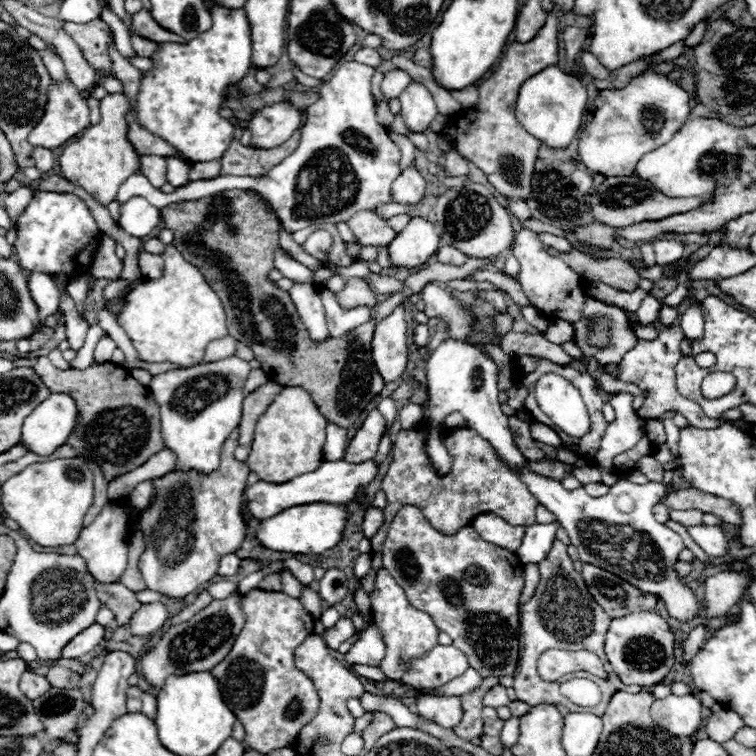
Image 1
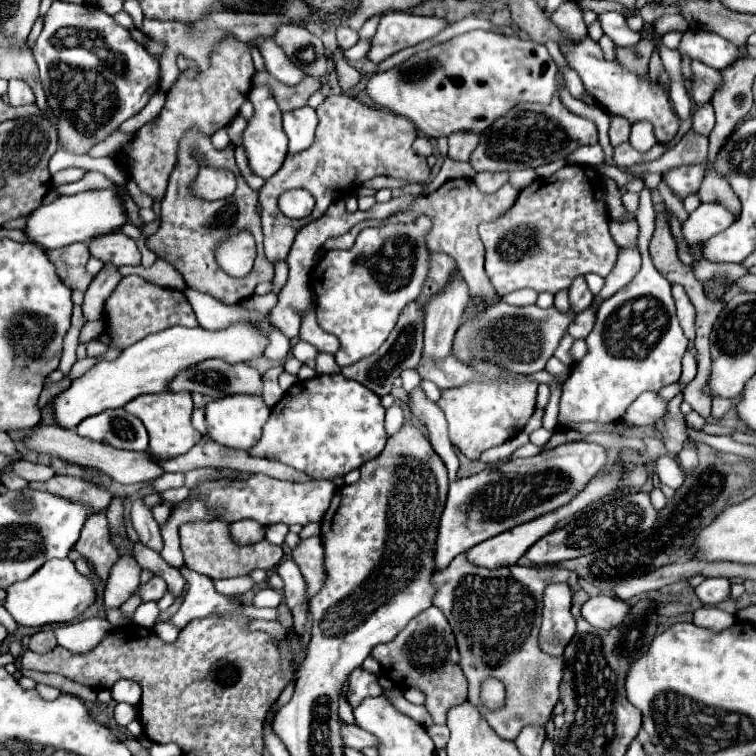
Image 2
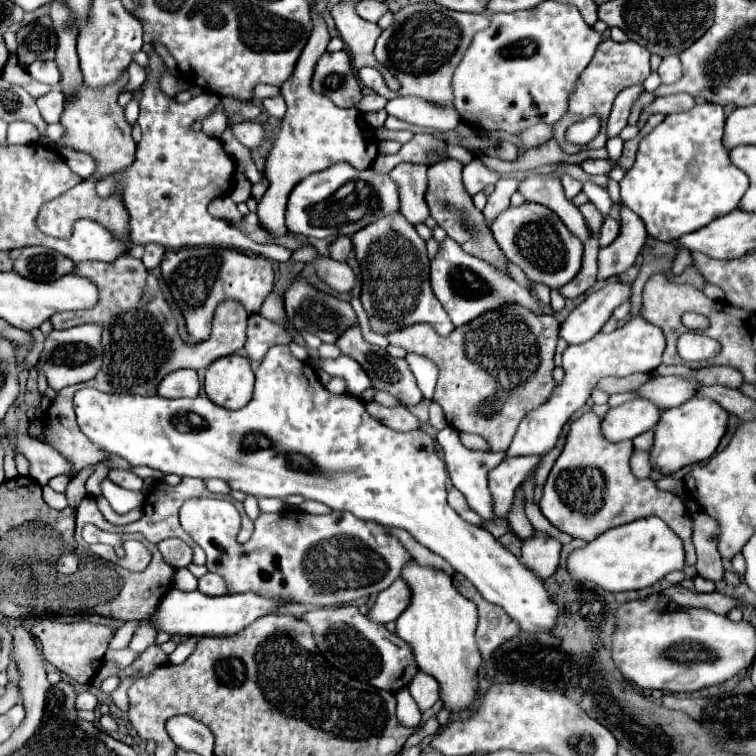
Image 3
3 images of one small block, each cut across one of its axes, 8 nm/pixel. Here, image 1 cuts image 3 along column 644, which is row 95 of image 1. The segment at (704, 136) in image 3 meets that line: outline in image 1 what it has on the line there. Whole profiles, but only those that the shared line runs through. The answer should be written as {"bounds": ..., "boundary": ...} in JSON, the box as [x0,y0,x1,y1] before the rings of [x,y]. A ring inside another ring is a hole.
{"bounds":[134,8,250,164],"boundary":[[[212,8],[212,28],[198,38],[178,44],[166,42],[150,56],[154,68],[142,72],[136,96],[134,120],[148,132],[176,148],[174,158],[188,164],[220,158],[234,138],[234,126],[220,116],[224,92],[248,74],[250,66],[250,24],[244,10]]]}

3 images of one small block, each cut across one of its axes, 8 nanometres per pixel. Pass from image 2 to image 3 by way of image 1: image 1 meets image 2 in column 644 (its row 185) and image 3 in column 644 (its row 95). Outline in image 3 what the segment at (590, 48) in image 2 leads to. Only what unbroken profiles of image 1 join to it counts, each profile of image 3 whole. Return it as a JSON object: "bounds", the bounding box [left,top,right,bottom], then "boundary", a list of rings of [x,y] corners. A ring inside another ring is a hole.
{"bounds":[638,94,696,128],"boundary":[[[674,94],[674,96],[664,96],[664,98],[656,98],[650,106],[646,106],[642,110],[642,116],[638,120],[638,126],[642,128],[644,122],[648,120],[650,114],[676,114],[676,112],[688,112],[696,106],[696,100],[688,94]]]}

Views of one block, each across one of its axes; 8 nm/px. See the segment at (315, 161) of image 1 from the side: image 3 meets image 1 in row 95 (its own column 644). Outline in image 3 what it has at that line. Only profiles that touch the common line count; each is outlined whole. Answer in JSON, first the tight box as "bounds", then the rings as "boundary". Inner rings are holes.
{"bounds":[506,316,666,456],"boundary":[[[642,316],[628,320],[622,328],[616,328],[610,334],[596,334],[592,340],[576,346],[568,346],[562,354],[562,366],[564,366],[564,380],[558,382],[554,394],[546,404],[540,408],[528,412],[520,426],[518,432],[506,450],[506,456],[532,456],[532,454],[546,454],[558,440],[562,426],[566,420],[584,406],[588,400],[592,388],[596,382],[604,376],[630,376],[634,372],[652,372],[662,364],[662,352],[666,348],[664,334],[658,326],[646,322]]]}

